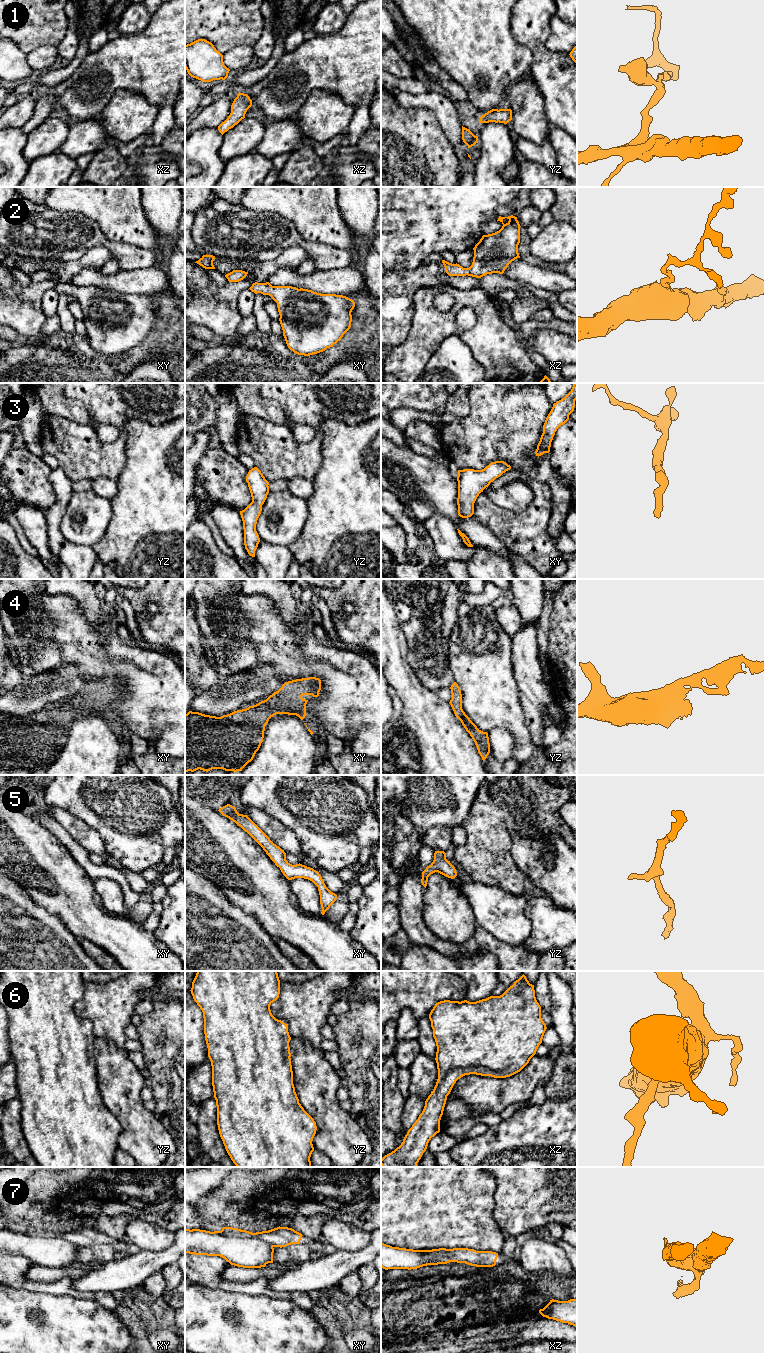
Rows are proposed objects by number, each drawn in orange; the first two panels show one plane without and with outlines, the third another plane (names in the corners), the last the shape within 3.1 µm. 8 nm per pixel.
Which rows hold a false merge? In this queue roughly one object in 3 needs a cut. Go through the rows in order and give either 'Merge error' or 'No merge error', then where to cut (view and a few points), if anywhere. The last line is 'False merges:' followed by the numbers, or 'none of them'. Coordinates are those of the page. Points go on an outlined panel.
1: No merge error. No split
2: No merge error. No split
3: No merge error. No split
4: No merge error. No split
5: No merge error. No split
6: No merge error. No split
7: Merge error. Split along xy (219, 1231), (232, 1236), (257, 1237), (273, 1246)
False merges: 7

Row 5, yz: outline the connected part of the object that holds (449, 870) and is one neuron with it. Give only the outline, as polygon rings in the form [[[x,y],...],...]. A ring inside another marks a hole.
[[[435,851],[433,862],[422,872],[421,883],[425,888],[428,877],[435,872],[451,879],[457,876],[455,867],[446,859],[446,853],[444,851]]]

